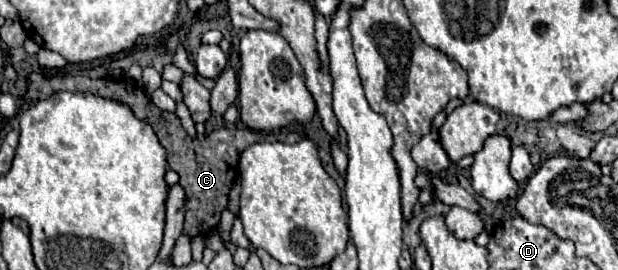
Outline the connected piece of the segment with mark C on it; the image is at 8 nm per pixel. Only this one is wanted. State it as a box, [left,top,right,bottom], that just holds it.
[26,74,260,238]

